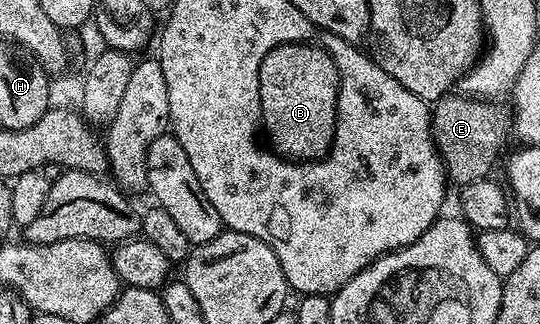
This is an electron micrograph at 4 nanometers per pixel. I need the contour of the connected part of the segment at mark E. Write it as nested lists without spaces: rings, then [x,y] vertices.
[[[453,91],[432,102],[433,141],[445,165],[445,175],[454,186],[475,183],[492,174],[493,164],[514,132],[512,112],[493,99],[462,95]]]

